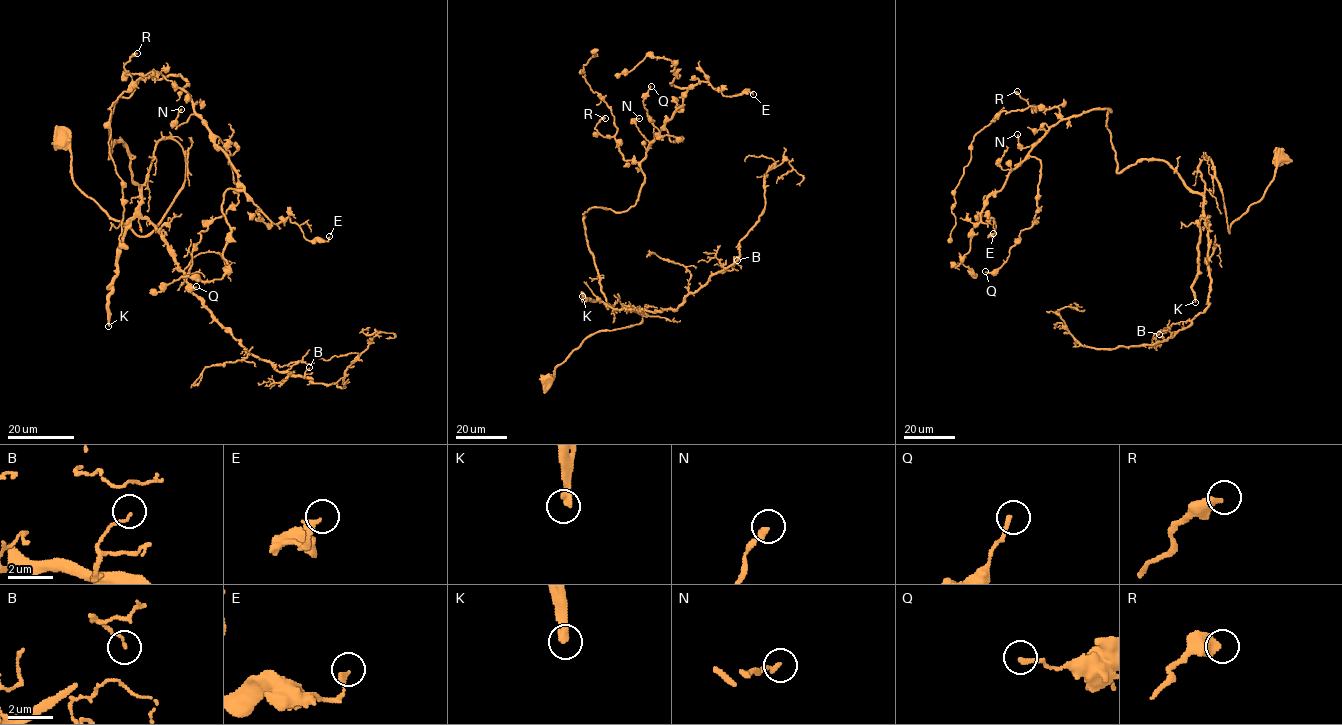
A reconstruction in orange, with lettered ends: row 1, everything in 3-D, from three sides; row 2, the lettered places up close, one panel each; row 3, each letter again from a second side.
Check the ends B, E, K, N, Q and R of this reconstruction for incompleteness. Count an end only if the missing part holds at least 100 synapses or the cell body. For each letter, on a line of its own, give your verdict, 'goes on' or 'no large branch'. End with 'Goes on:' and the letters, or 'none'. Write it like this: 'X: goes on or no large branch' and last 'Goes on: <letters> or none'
B: no large branch
E: no large branch
K: goes on
N: no large branch
Q: no large branch
R: no large branch
Goes on: K

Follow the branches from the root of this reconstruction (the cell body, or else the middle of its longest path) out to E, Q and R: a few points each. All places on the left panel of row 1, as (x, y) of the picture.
E: (60, 139), (147, 236), (185, 153), (161, 139), (138, 185), (109, 124), (180, 75), (252, 202), (329, 236)
Q: (60, 139), (147, 236), (186, 155), (161, 139), (138, 185), (111, 114), (188, 84), (238, 195), (196, 286)
R: (60, 139), (147, 236), (186, 155), (161, 139), (138, 185), (111, 114), (188, 84), (137, 53)

